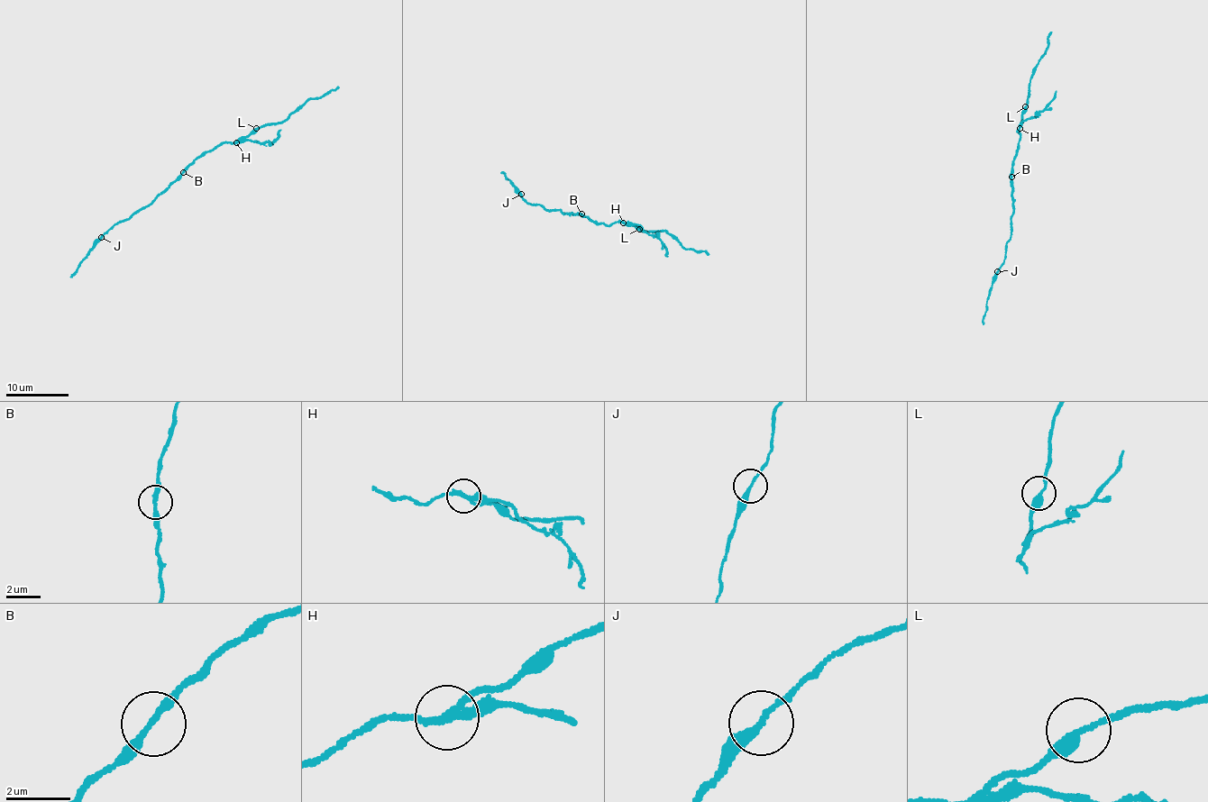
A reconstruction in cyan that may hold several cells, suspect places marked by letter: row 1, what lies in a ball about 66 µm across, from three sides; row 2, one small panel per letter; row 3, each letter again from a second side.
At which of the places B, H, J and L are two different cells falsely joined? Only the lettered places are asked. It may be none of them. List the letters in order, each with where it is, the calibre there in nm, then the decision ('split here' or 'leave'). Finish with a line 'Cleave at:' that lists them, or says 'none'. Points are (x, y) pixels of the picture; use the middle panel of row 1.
B: (581, 214) | 240 nm | leave
H: (623, 223) | 240 nm | split here
J: (521, 194) | 240 nm | leave
L: (639, 229) | 320 nm | leave
Cleave at: H

